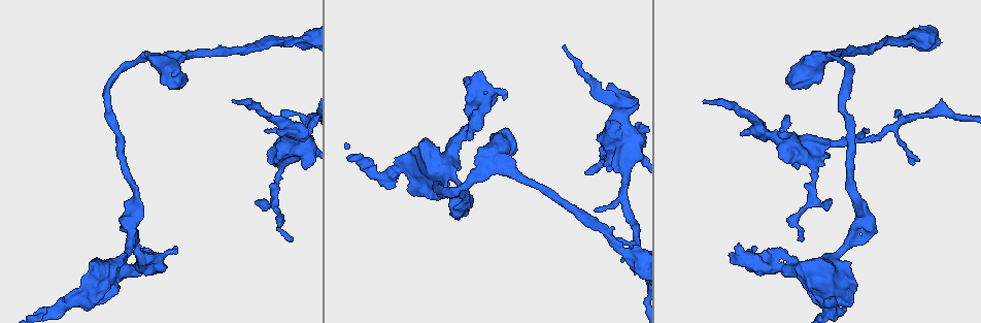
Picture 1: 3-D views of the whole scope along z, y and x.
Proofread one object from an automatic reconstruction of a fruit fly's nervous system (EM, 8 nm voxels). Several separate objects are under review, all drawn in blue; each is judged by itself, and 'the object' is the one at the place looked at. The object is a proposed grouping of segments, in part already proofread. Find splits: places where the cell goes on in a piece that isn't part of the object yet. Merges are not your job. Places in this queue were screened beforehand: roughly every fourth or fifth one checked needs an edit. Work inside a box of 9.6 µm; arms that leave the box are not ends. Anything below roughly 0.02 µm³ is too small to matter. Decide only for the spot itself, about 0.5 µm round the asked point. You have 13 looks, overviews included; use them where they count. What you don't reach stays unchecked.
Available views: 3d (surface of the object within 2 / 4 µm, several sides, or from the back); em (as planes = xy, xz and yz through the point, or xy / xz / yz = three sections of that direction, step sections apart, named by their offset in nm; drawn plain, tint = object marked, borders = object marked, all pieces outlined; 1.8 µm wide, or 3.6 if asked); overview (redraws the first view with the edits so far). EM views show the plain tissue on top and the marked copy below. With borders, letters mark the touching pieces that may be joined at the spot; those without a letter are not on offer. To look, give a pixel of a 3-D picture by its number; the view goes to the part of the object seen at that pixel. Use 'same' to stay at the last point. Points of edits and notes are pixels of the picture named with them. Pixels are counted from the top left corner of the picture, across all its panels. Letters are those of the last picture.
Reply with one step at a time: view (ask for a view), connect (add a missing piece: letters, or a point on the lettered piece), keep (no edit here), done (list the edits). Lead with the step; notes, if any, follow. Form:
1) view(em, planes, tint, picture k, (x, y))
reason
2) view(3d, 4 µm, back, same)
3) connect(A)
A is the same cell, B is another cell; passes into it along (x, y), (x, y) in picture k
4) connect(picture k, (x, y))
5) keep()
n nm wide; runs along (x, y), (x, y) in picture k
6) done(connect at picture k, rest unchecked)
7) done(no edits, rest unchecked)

view(em, planes, borders, picture 1, (280, 134))
an open end

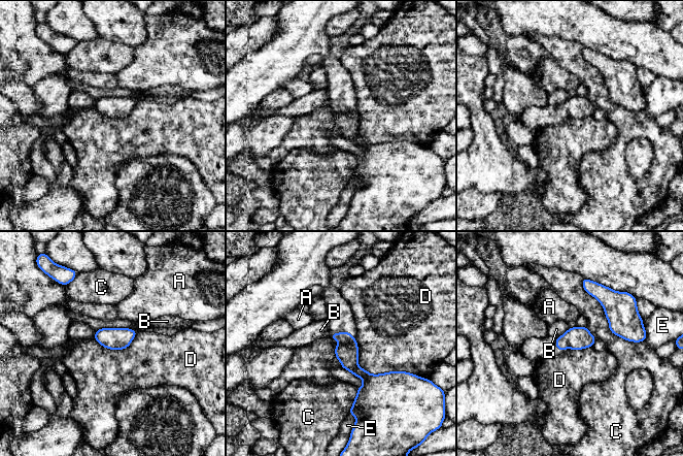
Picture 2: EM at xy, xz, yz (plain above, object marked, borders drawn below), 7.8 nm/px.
keep()
A, B, C, D and E are other cells; runs along (343, 333), (366, 379), (356, 406) in picture 2; none of them fits

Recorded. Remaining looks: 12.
view(em, yz, step 4, tint, picture 1, (862, 219))
arms part here

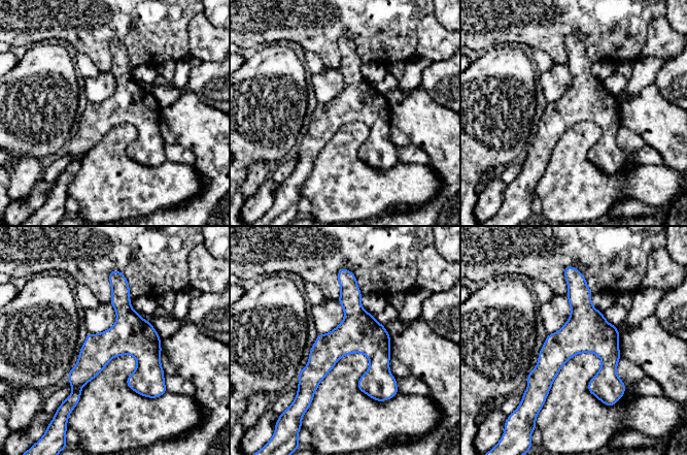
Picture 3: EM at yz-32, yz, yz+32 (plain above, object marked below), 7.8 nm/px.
view(em, planes, borders, same)
another direction

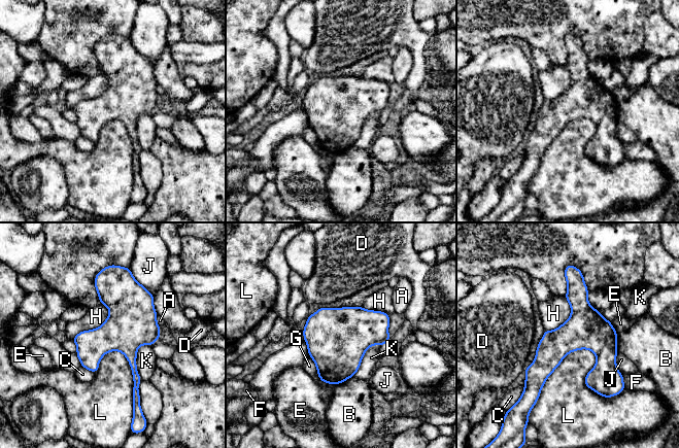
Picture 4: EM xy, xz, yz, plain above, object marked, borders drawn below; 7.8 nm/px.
keep()
A, B, C, D, E, F, G, H, J, K and L are other cells; border along (613, 395), (537, 401) in picture 4; none of them fits

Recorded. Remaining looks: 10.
view(em, planes, borders, picture 1, (432, 193))
abrupt turn

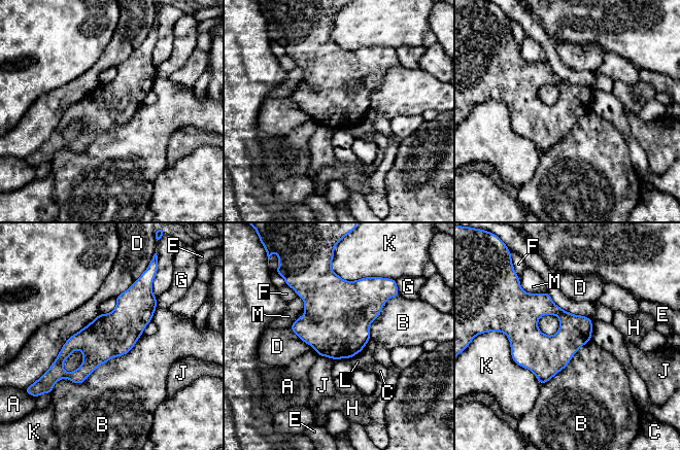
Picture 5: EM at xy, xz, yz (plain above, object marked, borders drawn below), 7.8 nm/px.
keep()
A, B, C, D, E, F, G, H, J, K, L and M are other cells; runs along (140, 285), (131, 316), (77, 375), (61, 376) in picture 5; none of them fits

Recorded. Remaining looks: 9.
view(3d, 2 µm, picture 1, (787, 252))
branch stops here

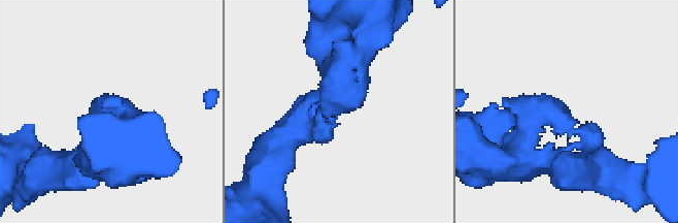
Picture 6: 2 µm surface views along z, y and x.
view(em, yz, step 8, borders, picture 6, (351, 107))

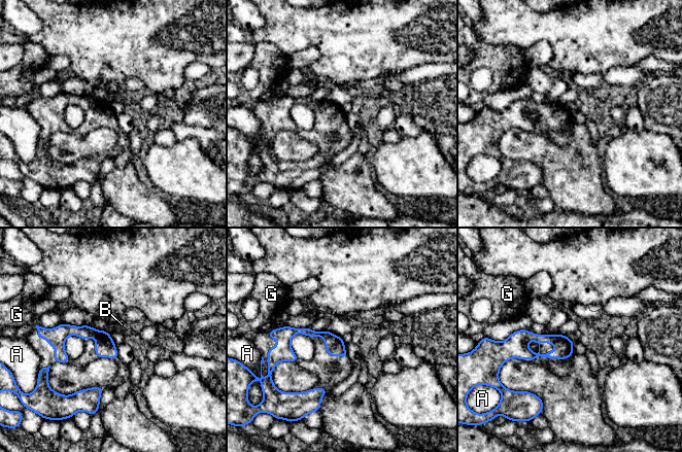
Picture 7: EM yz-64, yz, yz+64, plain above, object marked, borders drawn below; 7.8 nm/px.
keep()
B touches over 50 nm; A, B and G are other cells; runs along (50, 334), (93, 333), (114, 356) in picture 7; no lettered piece goes on from it

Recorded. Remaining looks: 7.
view(3d, 2 µm, picture 1, (501, 132))
stops while still wide

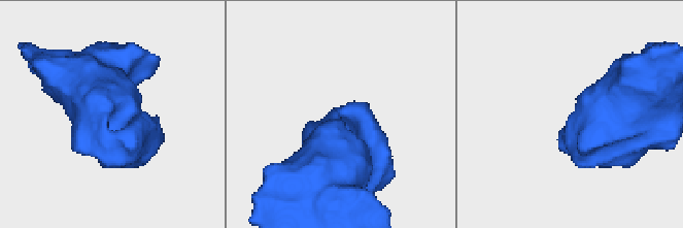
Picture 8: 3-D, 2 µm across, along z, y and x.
view(em, planes, borders, picture 8, (562, 145))

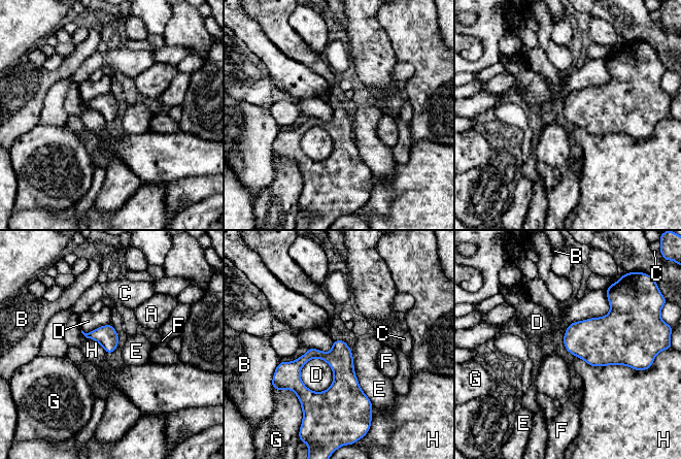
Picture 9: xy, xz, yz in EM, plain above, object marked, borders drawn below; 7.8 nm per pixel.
keep()
A, B, C, D, E, F, G and H are other cells; border along (574, 356), (593, 366), (637, 370) in picture 9; none of them fits

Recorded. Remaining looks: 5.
view(3d, 4 µm, back, picture 1, (801, 242))
thin end

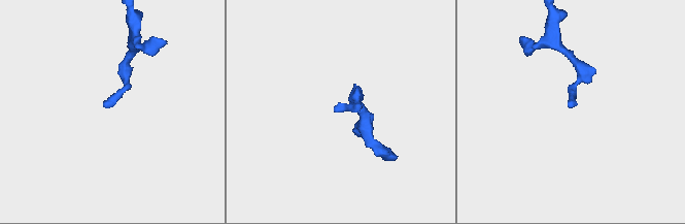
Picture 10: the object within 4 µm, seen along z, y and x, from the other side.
view(em, yz, step 8, borders, picture 10, (335, 109))
need the tissue

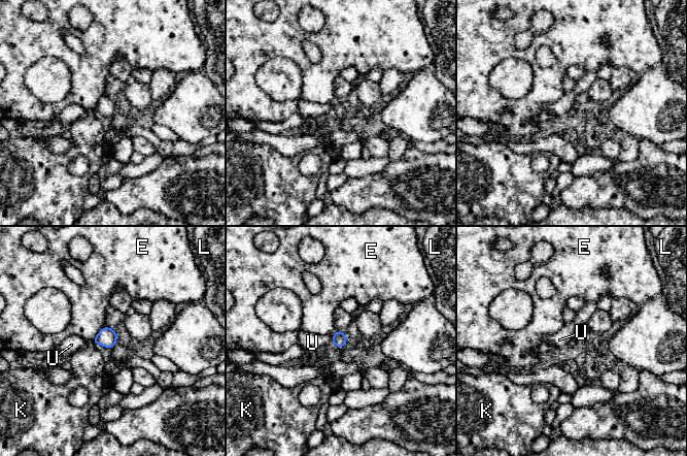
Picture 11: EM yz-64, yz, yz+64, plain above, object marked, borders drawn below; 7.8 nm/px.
view(em, planes, borders, same)
another direction

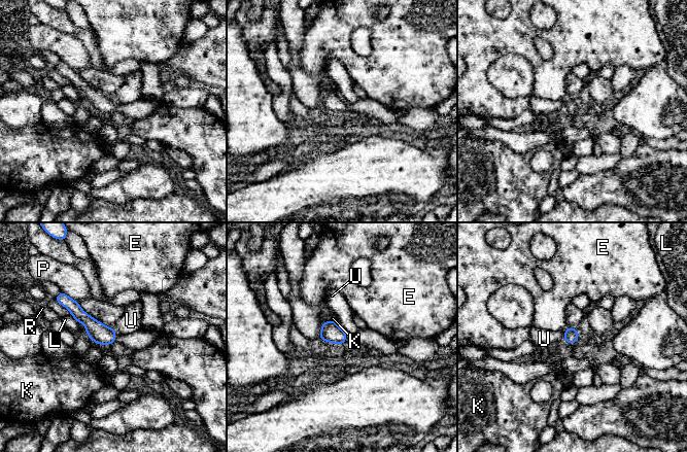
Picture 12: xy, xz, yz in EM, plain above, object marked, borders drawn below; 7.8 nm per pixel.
keep()
U touches over 160 nm; E, K, L, P, R and U are other cells; runs along (64, 299), (101, 335), (112, 339) in picture 12; none of them fits

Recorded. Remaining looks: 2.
done(no edits, rest unchecked)

